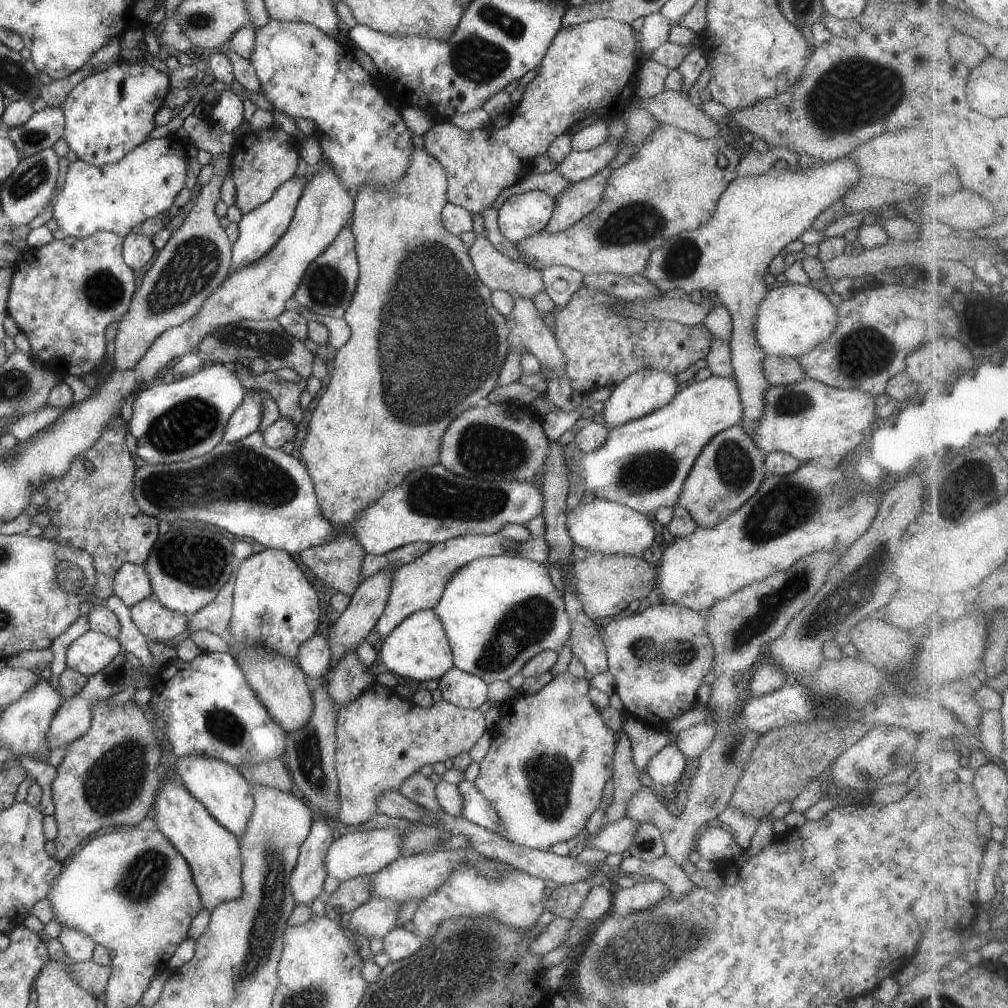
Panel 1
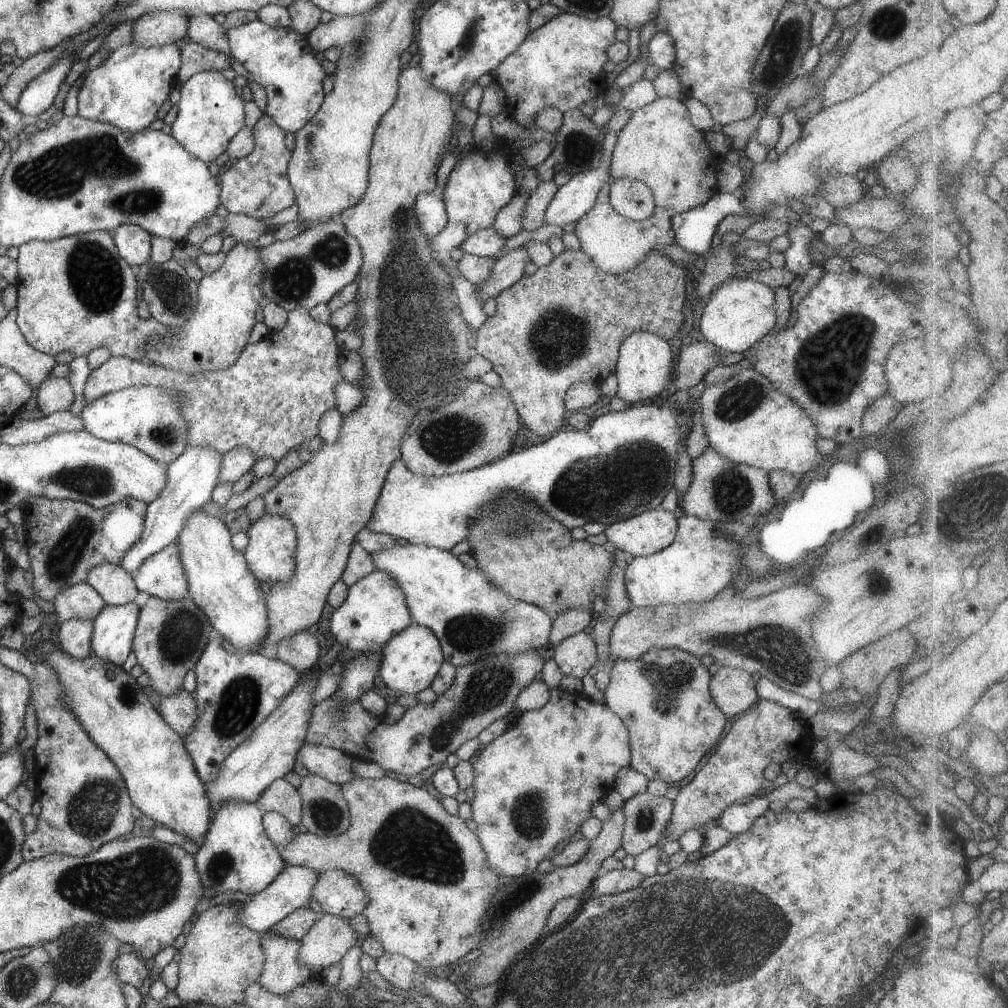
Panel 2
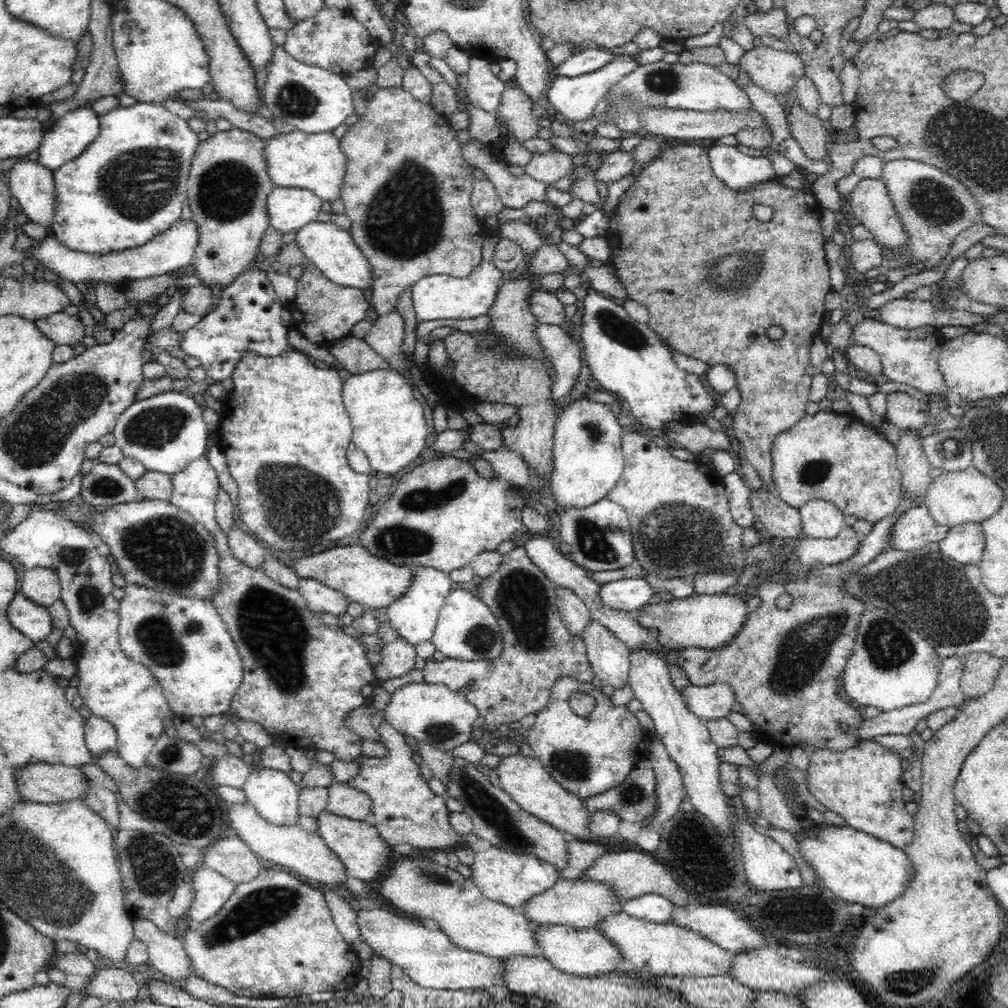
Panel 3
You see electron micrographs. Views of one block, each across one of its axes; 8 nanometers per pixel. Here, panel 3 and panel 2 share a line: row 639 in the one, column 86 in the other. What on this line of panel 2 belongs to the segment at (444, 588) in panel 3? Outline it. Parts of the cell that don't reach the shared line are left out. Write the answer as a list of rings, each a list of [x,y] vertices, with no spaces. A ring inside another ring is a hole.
[[[149,385],[129,387],[89,401],[79,416],[83,431],[92,434],[95,438],[134,446],[138,451],[144,452],[153,460],[166,466],[166,464],[172,463],[177,457],[180,457],[189,446],[187,444],[187,425],[179,412],[180,403],[181,401],[175,393],[170,393],[165,389],[156,389]]]

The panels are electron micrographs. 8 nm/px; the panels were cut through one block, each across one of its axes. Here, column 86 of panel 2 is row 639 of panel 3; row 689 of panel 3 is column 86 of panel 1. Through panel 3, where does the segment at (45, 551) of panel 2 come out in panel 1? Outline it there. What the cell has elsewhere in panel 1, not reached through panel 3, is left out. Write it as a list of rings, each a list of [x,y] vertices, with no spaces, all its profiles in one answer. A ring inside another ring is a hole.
[[[114,416],[108,422],[108,428],[104,428],[100,440],[94,442],[92,448],[88,448],[82,456],[76,456],[72,460],[68,472],[60,478],[52,478],[46,484],[42,484],[40,492],[46,494],[46,506],[48,516],[52,518],[52,524],[58,528],[56,542],[62,545],[74,546],[76,549],[88,552],[95,560],[96,584],[94,595],[98,598],[110,598],[114,594],[114,576],[120,570],[120,566],[126,563],[143,565],[154,548],[154,543],[161,533],[158,530],[159,519],[144,514],[140,506],[134,500],[134,460],[126,446],[126,435],[129,428],[121,416]]]

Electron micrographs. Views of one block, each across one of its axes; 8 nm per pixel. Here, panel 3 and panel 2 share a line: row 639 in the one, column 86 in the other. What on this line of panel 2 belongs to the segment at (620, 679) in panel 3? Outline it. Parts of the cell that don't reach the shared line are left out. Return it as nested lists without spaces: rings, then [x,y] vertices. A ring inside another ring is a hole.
[[[87,583],[62,589],[52,601],[62,623],[69,619],[94,620],[106,606],[100,594]]]

